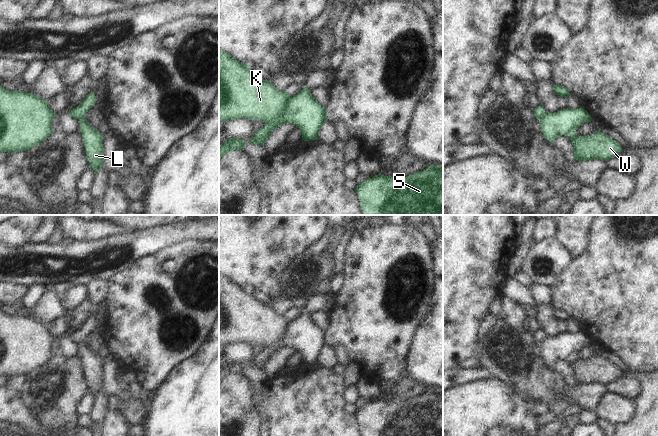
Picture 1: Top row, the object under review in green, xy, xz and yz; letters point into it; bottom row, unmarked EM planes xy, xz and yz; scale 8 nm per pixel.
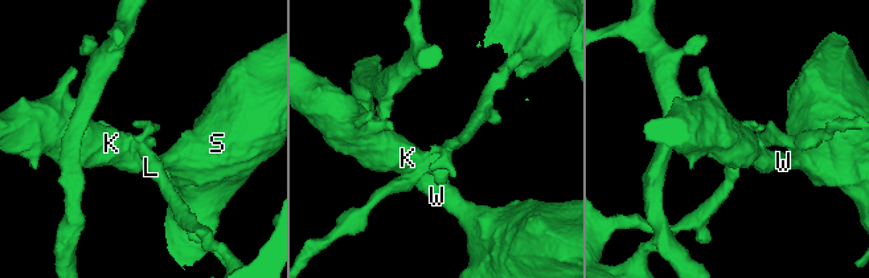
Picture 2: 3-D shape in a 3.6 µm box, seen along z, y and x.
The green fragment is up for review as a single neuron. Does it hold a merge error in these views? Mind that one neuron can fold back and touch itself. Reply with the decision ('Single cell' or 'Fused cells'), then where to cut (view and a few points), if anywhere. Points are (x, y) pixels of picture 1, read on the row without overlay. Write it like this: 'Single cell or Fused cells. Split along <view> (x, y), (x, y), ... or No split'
Fused cells. Split along xz (291, 322), (287, 327), (286, 333), (278, 341), (265, 347).

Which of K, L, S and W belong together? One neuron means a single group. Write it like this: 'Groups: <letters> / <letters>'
Groups: K S W / L.

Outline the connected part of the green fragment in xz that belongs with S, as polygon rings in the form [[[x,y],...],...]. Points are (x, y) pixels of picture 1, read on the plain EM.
[[[430,389],[406,401],[375,399],[356,410],[363,436],[443,436],[443,392]]]

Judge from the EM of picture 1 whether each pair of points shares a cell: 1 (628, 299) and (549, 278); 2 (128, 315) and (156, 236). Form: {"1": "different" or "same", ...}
{"1": "different", "2": "different"}

